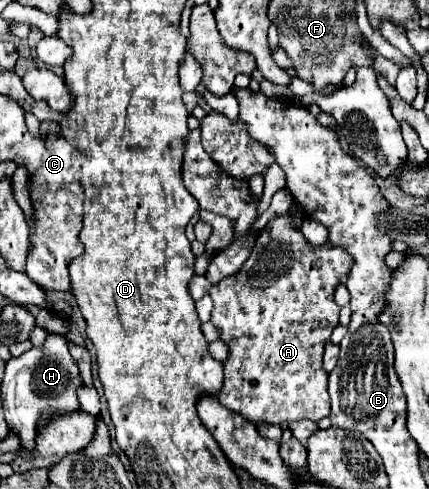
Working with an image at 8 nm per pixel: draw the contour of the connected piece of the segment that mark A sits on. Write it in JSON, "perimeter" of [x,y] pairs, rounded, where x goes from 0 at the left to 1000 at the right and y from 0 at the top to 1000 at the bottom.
{"perimeter":[[[660,438],[646,442],[641,450],[627,450],[622,462],[608,470],[608,479],[599,483],[585,524],[576,528],[576,536],[566,540],[562,556],[552,556],[548,564],[515,573],[510,585],[497,585],[487,593],[487,605],[497,609],[497,638],[492,638],[492,663],[515,679],[515,699],[534,712],[534,732],[520,740],[524,753],[524,781],[510,806],[510,822],[515,830],[534,834],[548,847],[562,847],[566,855],[576,855],[585,867],[604,867],[604,863],[622,863],[622,867],[655,867],[655,863],[683,863],[683,859],[730,859],[744,863],[753,855],[767,851],[772,834],[767,834],[767,806],[762,806],[762,761],[753,757],[753,712],[767,699],[767,687],[776,679],[776,671],[790,663],[790,626],[781,618],[781,589],[790,585],[790,569],[809,564],[818,556],[818,524],[804,511],[790,511],[790,503],[725,503],[711,483],[702,479],[702,470],[692,470],[683,462],[683,442],[678,438]]]}

